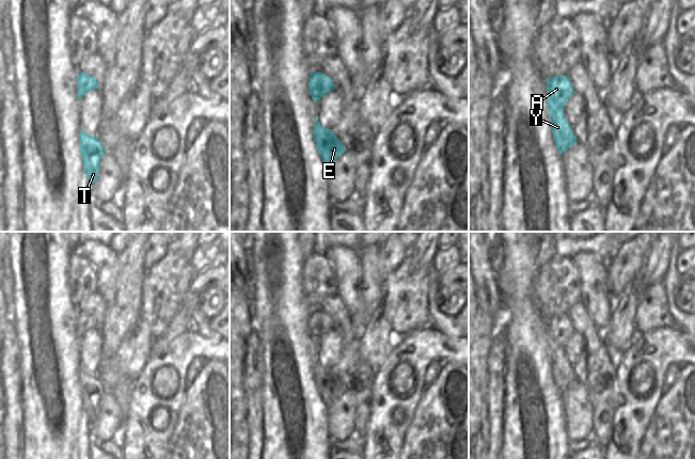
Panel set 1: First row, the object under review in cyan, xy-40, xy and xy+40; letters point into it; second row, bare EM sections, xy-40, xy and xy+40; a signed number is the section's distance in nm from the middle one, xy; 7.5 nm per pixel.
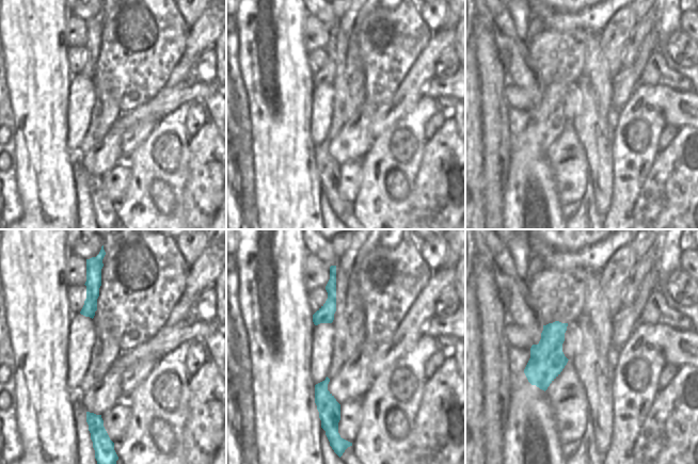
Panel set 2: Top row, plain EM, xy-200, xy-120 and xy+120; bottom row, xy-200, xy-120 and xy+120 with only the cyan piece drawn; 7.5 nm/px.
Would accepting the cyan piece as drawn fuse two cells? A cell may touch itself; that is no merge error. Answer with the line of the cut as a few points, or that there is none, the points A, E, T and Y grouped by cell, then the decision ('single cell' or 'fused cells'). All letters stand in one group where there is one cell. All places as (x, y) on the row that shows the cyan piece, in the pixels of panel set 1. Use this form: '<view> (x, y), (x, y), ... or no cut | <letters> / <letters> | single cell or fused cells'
xy+40 (574, 136), (566, 141), (555, 142) | A Y / E T | fused cells

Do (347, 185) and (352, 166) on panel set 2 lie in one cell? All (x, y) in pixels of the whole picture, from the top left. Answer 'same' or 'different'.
same

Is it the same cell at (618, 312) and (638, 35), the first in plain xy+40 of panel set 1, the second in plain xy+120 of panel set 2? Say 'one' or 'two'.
one

